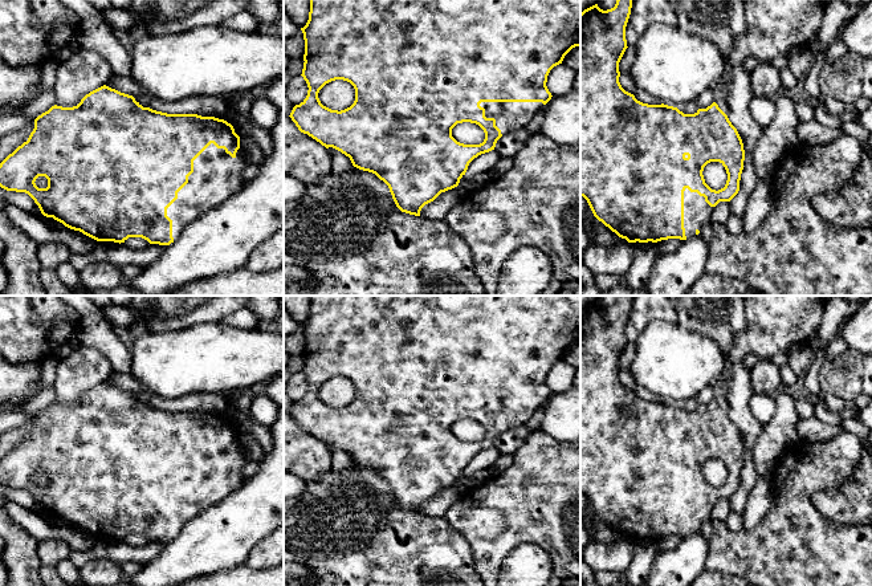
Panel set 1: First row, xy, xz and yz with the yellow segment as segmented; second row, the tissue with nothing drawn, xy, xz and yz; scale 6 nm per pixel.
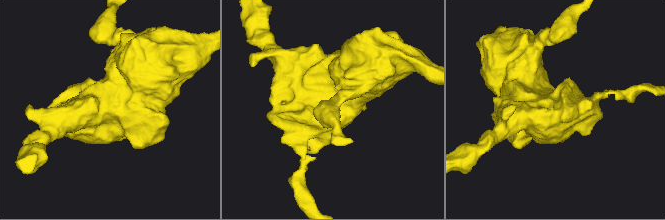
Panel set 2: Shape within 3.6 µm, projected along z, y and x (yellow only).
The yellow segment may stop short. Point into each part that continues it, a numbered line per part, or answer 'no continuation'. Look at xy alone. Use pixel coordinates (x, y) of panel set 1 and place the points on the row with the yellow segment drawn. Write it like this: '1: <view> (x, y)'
1: xy (216, 176)

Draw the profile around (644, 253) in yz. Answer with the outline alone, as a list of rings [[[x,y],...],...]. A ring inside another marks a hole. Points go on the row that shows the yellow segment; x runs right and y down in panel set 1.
[[[636,241],[631,244],[633,249],[633,261],[626,274],[626,282],[631,288],[645,288],[649,281],[651,268],[659,256],[656,244],[652,241]]]

